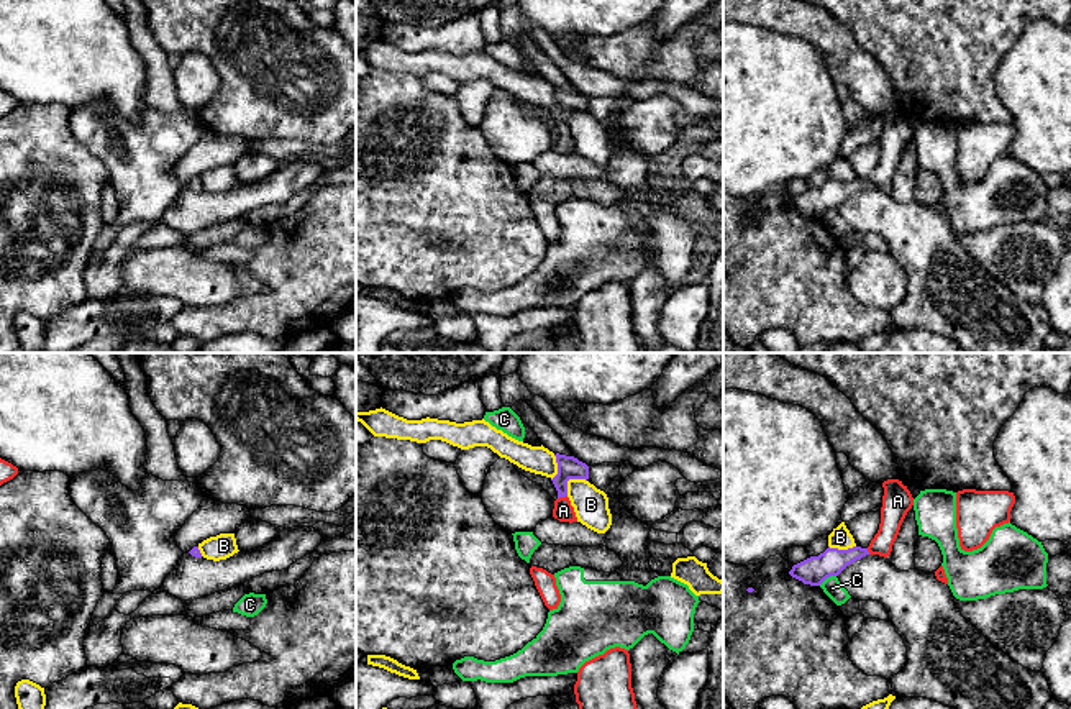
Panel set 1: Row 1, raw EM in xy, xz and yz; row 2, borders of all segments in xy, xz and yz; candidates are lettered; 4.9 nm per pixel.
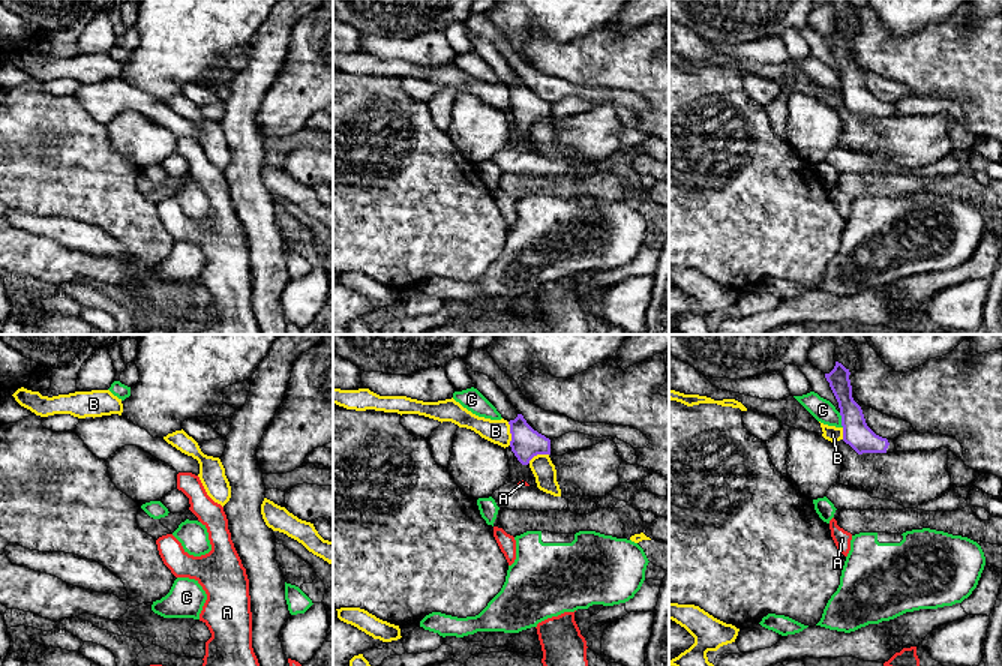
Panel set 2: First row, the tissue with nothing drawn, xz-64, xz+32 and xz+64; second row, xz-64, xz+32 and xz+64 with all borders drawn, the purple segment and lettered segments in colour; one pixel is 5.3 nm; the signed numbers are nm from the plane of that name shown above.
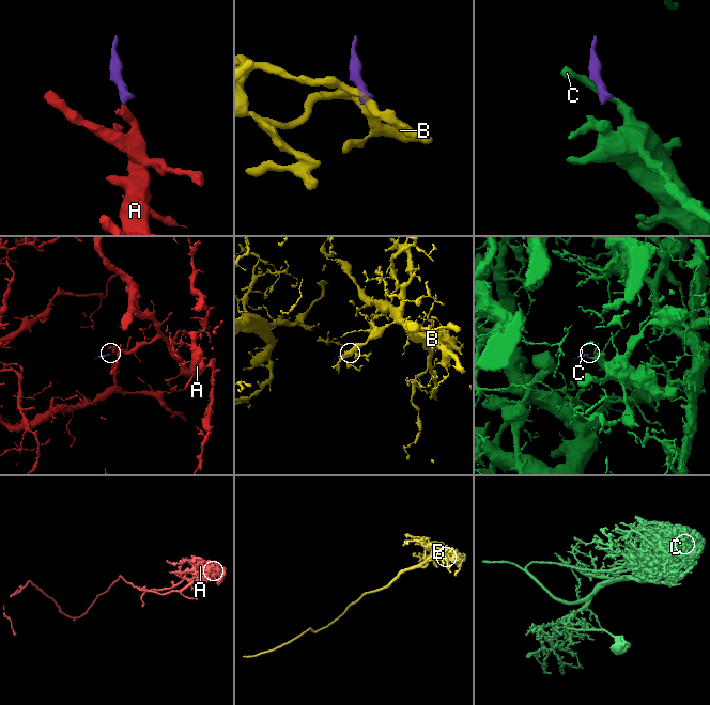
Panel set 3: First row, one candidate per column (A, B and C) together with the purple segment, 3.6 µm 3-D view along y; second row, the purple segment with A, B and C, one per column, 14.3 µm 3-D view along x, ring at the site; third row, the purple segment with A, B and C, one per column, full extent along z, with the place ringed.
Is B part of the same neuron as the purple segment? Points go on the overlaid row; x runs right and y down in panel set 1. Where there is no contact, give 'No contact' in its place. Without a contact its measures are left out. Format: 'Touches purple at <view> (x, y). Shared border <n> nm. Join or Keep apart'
Touches purple at xz (569, 478). Shared border 130 nm. Keep apart

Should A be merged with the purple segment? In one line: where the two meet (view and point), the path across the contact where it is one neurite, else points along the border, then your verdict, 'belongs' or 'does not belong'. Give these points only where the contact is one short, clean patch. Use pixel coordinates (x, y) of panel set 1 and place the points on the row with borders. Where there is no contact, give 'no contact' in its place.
contact xz (561, 496); way xz (568, 466), (561, 478), (561, 496), (563, 511); belongs

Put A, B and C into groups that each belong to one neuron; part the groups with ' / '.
A / B / C

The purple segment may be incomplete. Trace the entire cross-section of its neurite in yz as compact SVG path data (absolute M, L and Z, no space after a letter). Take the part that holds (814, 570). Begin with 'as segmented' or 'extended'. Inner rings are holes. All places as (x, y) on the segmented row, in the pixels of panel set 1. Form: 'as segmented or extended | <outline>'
extended | M887 479L882 483L882 487L881 524L868 548L853 547L848 550L838 550L828 547L818 556L810 556L794 565L789 574L804 584L820 586L827 578L838 576L848 565L866 555L887 558L902 522L914 505L914 497L907 486L899 479Z

